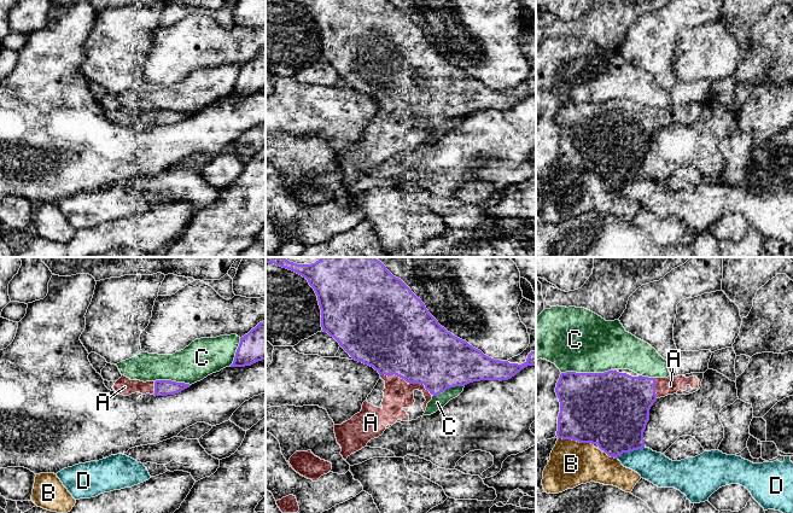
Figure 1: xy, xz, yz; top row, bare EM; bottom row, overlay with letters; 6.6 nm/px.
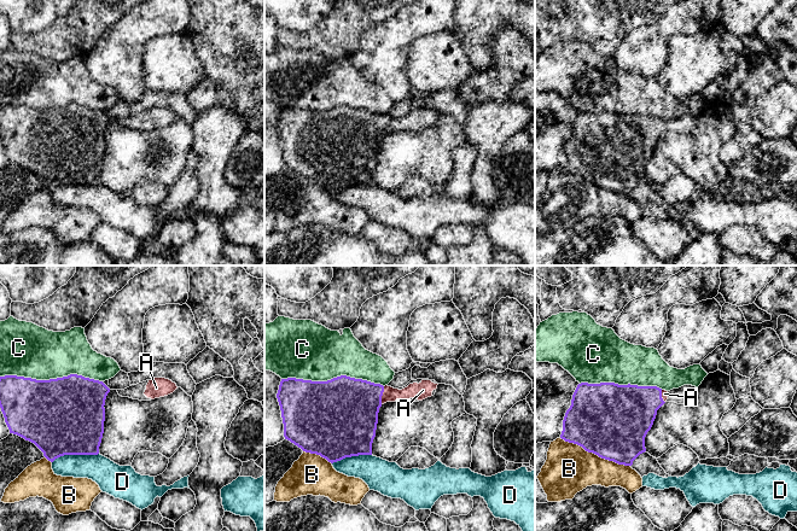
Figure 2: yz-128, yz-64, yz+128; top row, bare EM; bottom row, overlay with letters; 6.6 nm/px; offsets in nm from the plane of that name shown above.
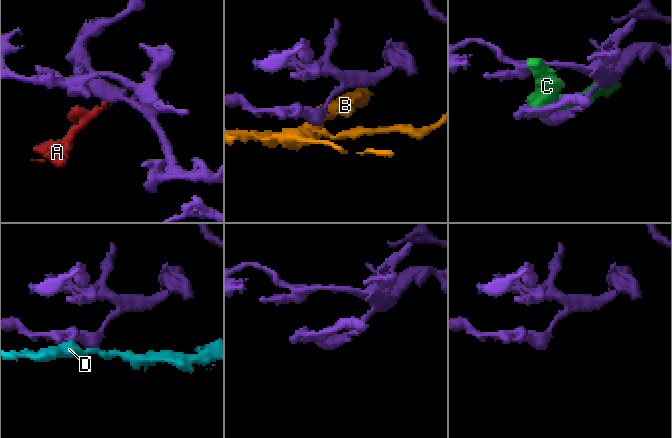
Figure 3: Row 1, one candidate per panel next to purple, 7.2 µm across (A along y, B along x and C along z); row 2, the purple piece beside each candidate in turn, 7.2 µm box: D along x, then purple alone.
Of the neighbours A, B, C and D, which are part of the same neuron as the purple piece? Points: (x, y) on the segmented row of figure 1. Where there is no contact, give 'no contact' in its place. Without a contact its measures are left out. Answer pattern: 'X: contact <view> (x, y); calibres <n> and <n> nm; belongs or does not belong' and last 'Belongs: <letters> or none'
A: contact xz (407, 382); calibres 460 and 200 nm; belongs
B: contact yz (576, 439); calibres 480 and 300 nm; does not belong
C: contact yz (585, 373); calibres 480 and 440 nm; does not belong
D: contact yz (630, 450); calibres 440 and 200 nm; does not belong
Belongs: A

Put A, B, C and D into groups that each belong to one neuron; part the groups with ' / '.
A / B / C / D

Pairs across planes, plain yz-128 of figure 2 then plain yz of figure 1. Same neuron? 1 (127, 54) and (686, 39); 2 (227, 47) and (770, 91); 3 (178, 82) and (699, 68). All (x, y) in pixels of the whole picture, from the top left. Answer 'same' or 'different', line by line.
1: different
2: different
3: same

